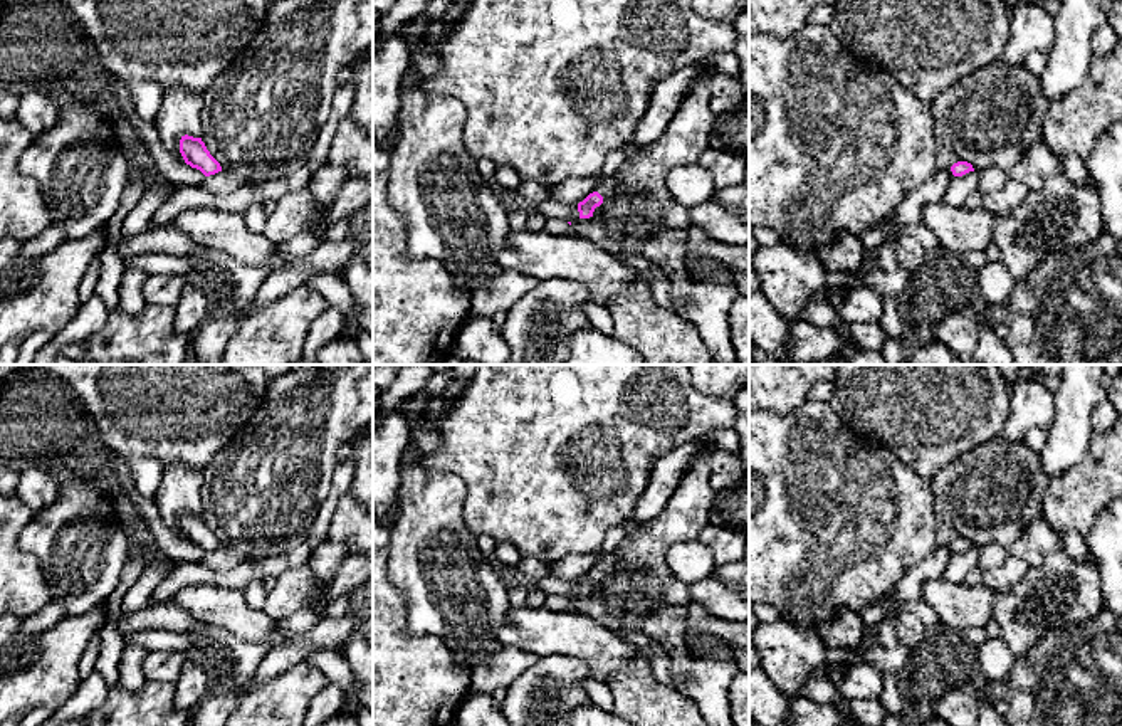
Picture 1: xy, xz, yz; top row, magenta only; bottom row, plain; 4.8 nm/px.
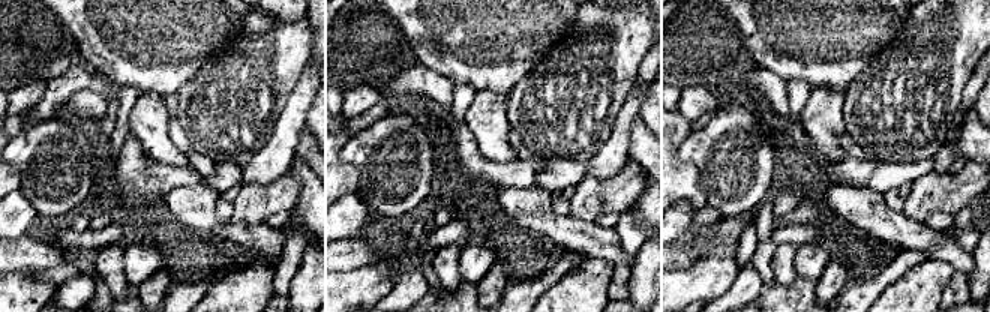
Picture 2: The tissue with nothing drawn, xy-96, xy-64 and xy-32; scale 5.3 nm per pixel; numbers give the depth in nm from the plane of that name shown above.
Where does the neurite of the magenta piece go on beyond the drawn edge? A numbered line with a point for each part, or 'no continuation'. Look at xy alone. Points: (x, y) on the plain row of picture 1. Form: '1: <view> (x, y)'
no continuation

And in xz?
1: xz (607, 563)

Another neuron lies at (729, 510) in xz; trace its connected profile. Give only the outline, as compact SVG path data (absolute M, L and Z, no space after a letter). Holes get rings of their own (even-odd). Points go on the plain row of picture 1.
M749 472L727 489L716 491L709 521L749 538Z

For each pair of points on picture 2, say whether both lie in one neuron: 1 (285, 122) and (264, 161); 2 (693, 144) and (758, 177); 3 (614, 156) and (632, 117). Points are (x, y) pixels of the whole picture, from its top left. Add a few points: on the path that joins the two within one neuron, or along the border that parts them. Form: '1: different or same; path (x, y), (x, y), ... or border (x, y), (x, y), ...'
1: same; path (285, 131), (284, 141), (273, 152)
2: same; path (710, 147), (726, 150), (741, 164)
3: same; path (615, 147), (623, 126)

